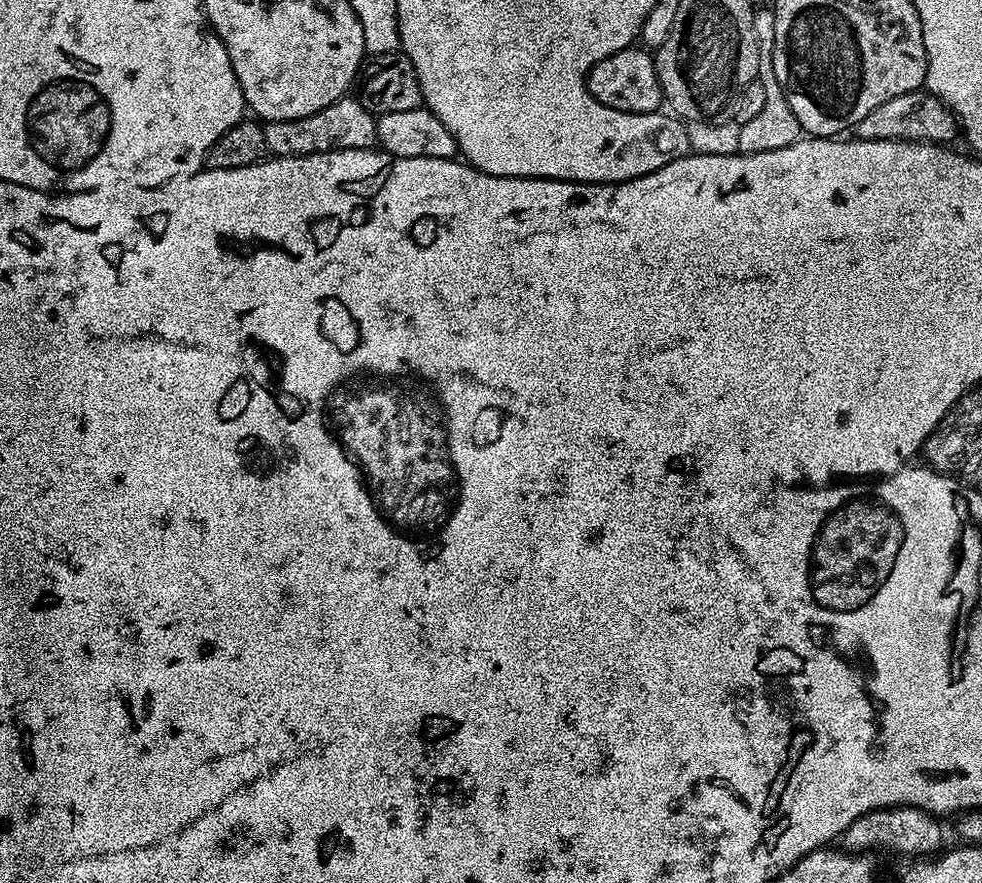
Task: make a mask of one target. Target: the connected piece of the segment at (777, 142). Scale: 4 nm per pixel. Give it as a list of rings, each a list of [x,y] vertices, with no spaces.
[[[757,7],[752,14],[754,22],[754,38],[758,42],[758,74],[756,80],[766,90],[766,103],[762,111],[750,122],[740,125],[738,146],[742,152],[765,152],[766,150],[782,150],[782,146],[790,146],[801,139],[802,129],[798,118],[794,118],[794,110],[790,110],[790,102],[786,102],[786,94],[778,82],[778,74],[774,74],[774,11],[771,7]]]

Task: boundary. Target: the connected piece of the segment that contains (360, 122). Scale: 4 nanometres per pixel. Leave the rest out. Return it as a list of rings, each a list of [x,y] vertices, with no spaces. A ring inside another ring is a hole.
[[[352,94],[330,102],[330,106],[326,106],[326,110],[318,110],[318,114],[293,120],[270,120],[263,125],[263,129],[266,146],[272,156],[305,156],[334,150],[377,147],[376,116]]]

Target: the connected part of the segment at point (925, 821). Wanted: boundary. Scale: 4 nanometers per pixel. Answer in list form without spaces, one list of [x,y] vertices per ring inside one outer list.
[[[879,808],[878,810],[874,810],[870,814],[862,814],[862,818],[858,818],[854,822],[850,822],[850,826],[843,834],[842,843],[844,843],[843,847],[853,854],[868,854],[873,850],[880,850],[876,848],[889,848],[889,850],[892,852],[901,852],[901,854],[904,855],[901,857],[904,858],[928,858],[933,854],[939,853],[941,851],[942,845],[940,845],[940,843],[942,843],[944,840],[944,828],[940,824],[943,823],[941,823],[939,819],[936,819],[934,816],[932,816],[931,813],[922,811],[920,808]]]

